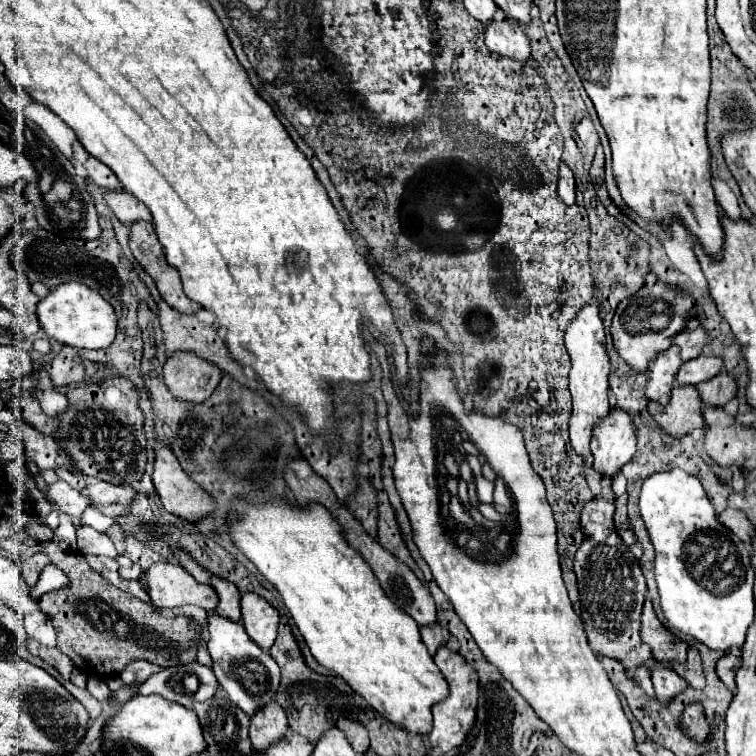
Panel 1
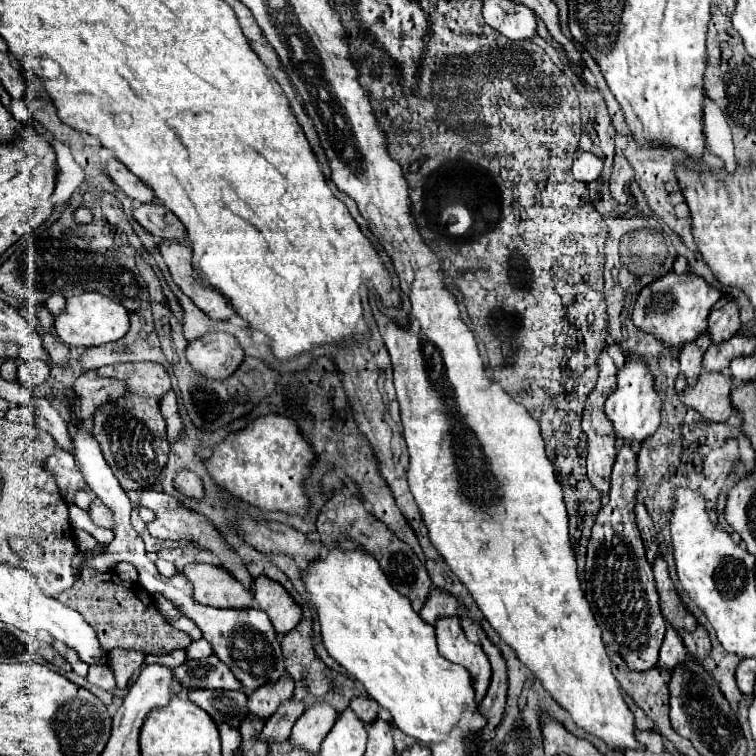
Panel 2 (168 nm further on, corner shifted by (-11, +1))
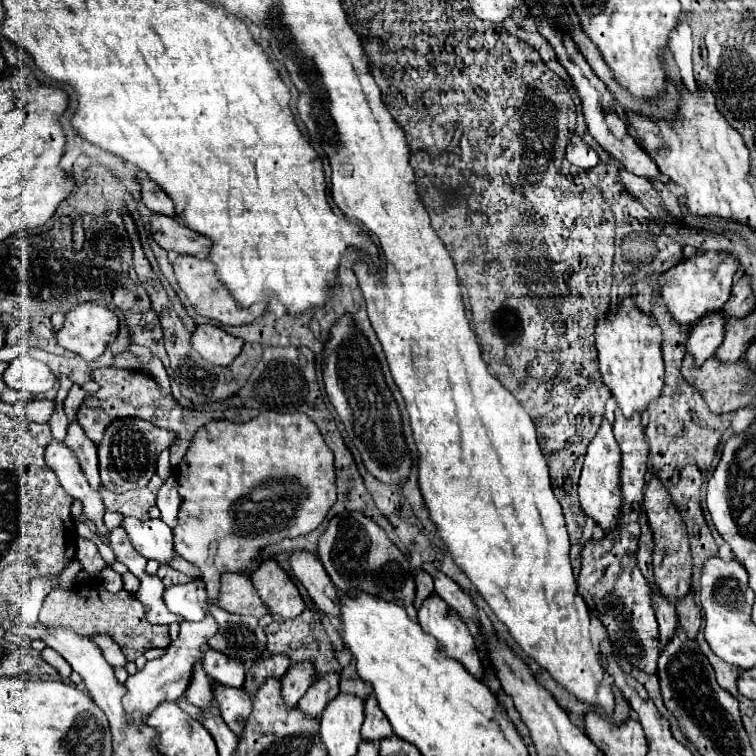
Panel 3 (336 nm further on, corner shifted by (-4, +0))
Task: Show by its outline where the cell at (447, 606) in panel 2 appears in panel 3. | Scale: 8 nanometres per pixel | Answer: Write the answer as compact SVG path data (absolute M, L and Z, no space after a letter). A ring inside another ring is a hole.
M416 571L416 601L414 607L420 609L420 605L424 603L424 599L434 595L434 579L430 573L426 571Z

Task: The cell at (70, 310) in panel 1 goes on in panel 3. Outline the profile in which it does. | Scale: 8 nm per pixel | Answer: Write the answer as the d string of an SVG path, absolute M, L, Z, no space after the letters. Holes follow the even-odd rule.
M78 303L66 313L64 325L56 333L56 341L64 349L78 353L86 361L94 361L116 339L116 335L118 335L118 317L108 307L96 303Z

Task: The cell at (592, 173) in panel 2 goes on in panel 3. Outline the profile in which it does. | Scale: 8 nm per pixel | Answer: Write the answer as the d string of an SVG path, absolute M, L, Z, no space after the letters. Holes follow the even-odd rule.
M572 137L570 139L570 143L566 147L566 159L572 165L584 169L584 171L588 171L588 169L598 165L598 153L590 145L586 145L580 137Z

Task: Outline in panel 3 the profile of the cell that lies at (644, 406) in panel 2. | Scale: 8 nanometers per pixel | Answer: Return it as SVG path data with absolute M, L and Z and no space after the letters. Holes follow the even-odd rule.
M624 299L616 307L616 313L606 311L606 315L600 315L600 323L596 327L596 349L602 381L610 389L626 419L632 419L634 413L644 411L660 397L664 385L660 329L656 321L640 313L640 309L630 299Z

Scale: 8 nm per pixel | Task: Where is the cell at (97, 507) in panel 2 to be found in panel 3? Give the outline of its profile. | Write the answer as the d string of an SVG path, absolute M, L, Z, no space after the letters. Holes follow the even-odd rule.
M124 517L120 527L128 533L132 547L146 559L156 559L160 563L168 563L172 559L172 529L162 519L138 521L134 517Z

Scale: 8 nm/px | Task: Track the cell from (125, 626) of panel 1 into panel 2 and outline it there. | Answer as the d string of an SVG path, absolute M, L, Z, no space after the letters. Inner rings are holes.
M85 570L81 578L63 594L57 594L57 600L75 608L87 624L91 624L99 636L101 648L105 652L113 650L115 646L125 648L125 650L137 650L145 654L169 654L177 648L187 648L191 644L191 638L169 626L163 616L157 612L153 598L143 586L125 582L121 580L115 570L109 572L95 572L95 570Z

